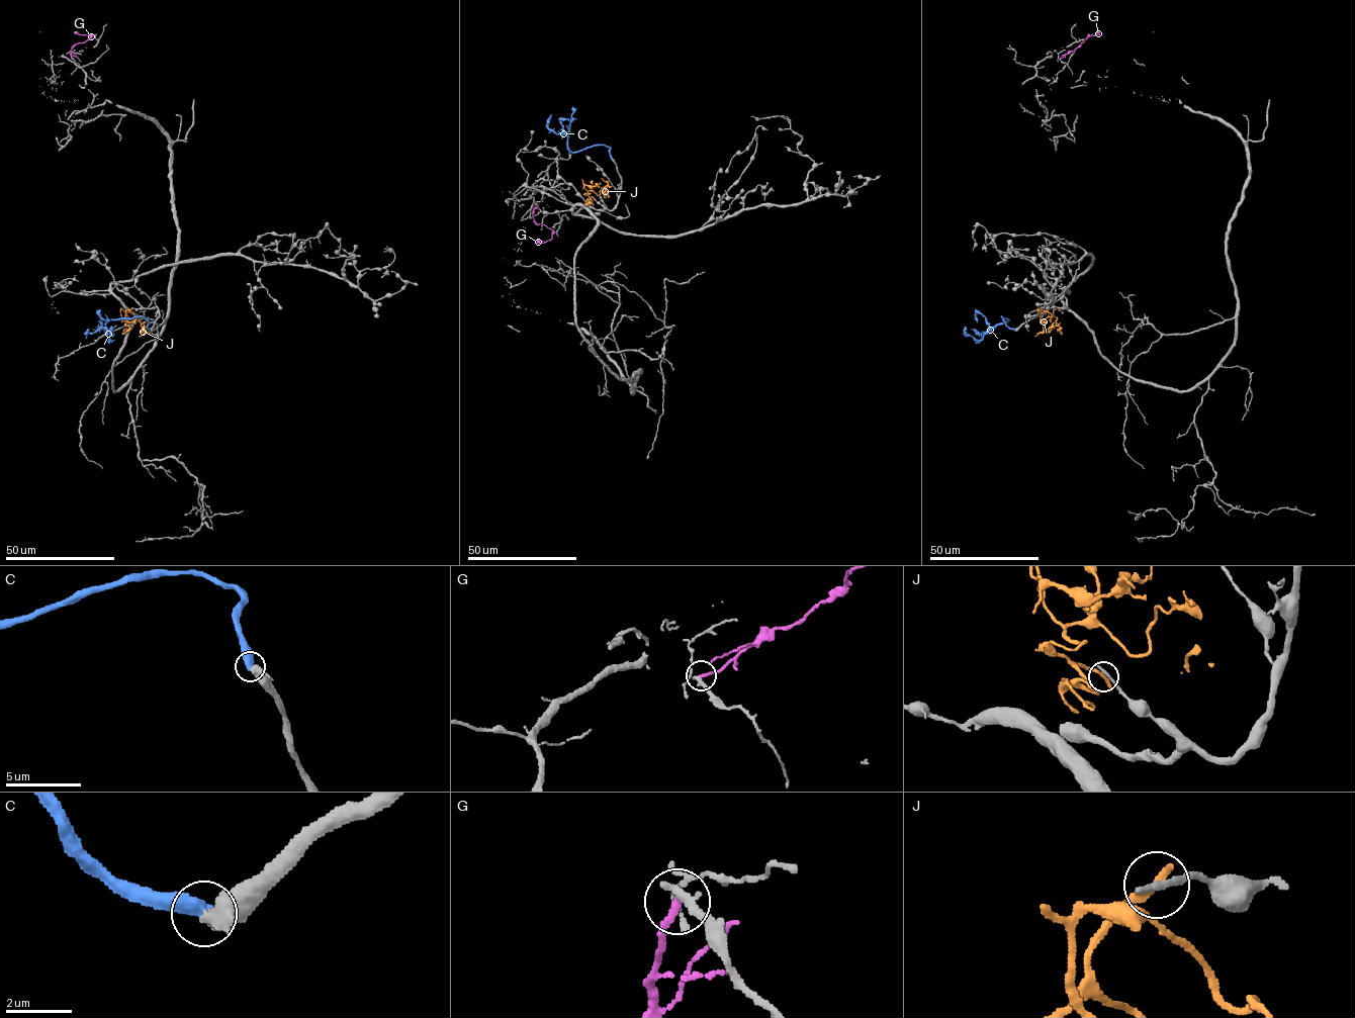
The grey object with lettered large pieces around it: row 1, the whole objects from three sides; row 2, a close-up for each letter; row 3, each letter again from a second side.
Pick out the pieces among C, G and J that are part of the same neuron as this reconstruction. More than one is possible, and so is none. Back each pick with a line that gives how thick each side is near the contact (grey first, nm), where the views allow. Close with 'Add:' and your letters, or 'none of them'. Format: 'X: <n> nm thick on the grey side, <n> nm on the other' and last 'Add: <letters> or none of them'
Add: none of them

